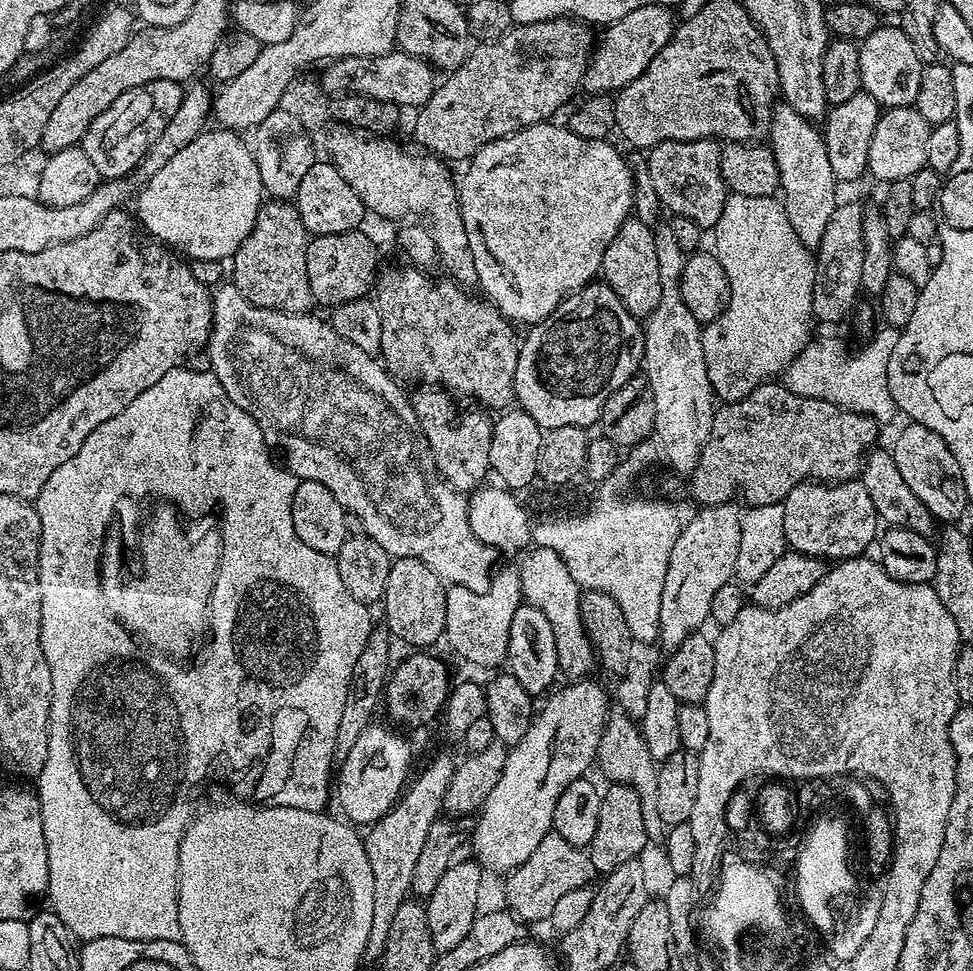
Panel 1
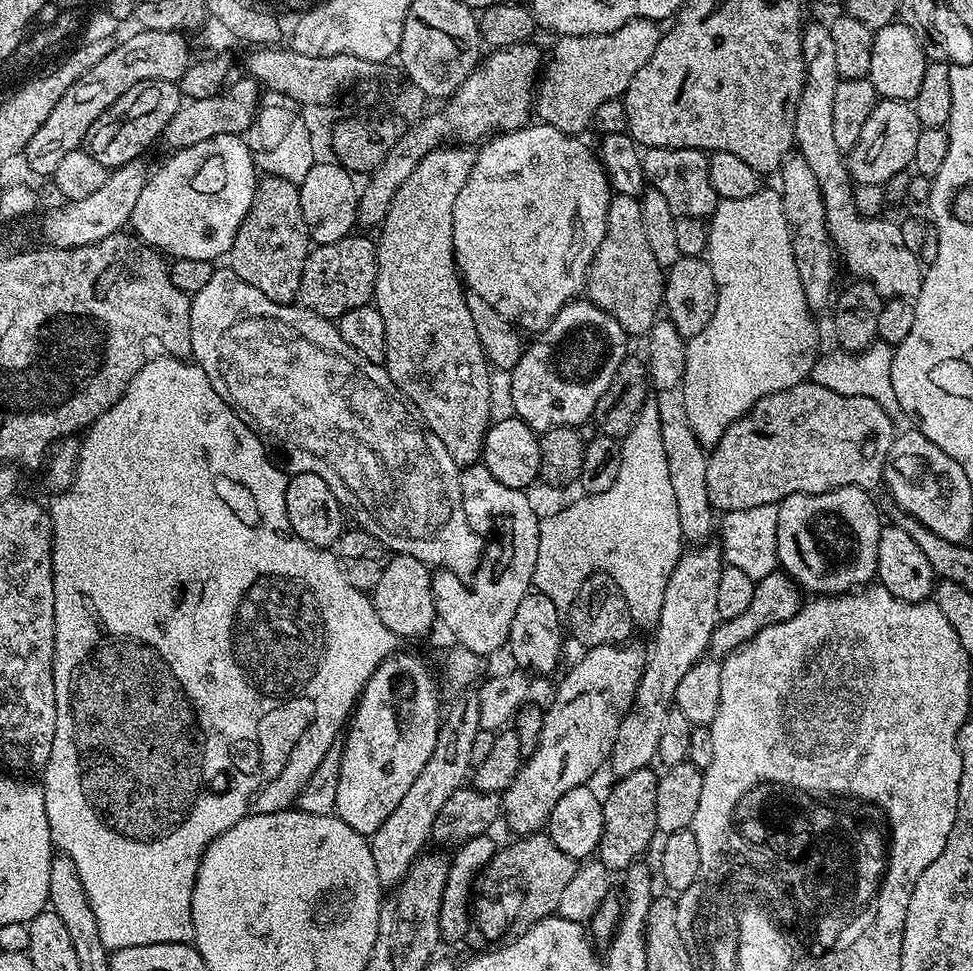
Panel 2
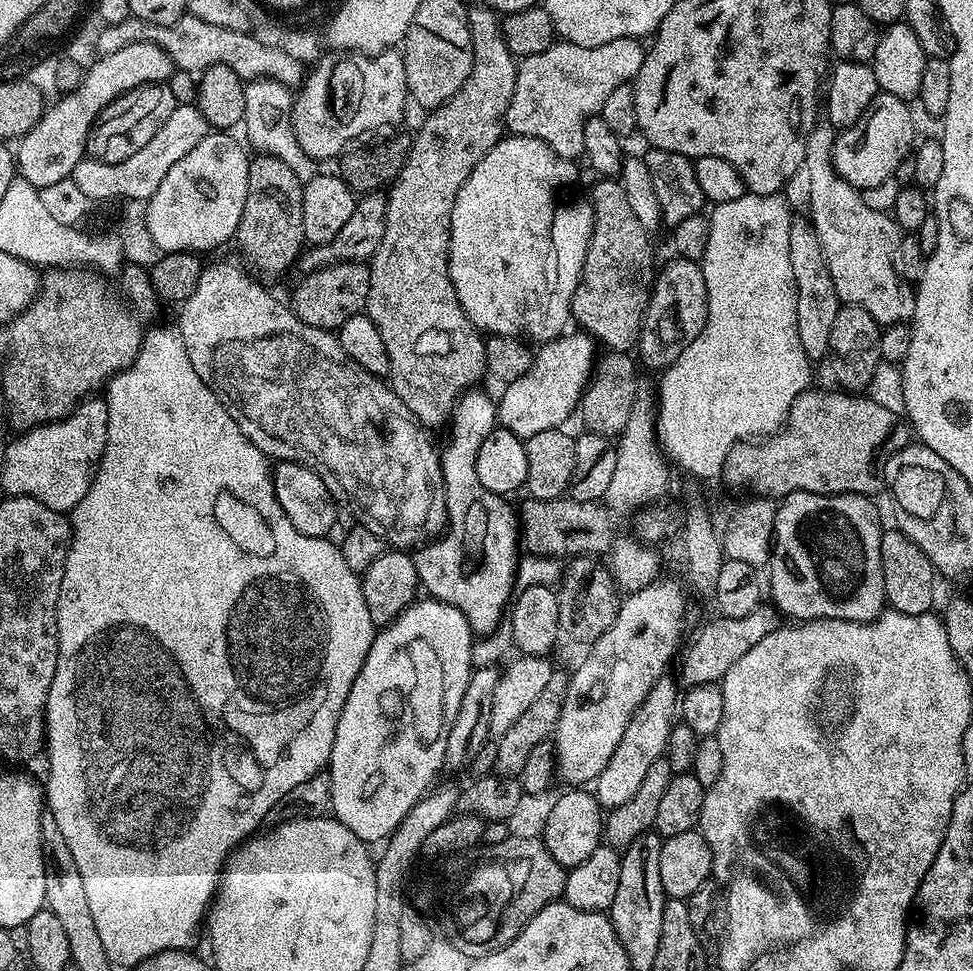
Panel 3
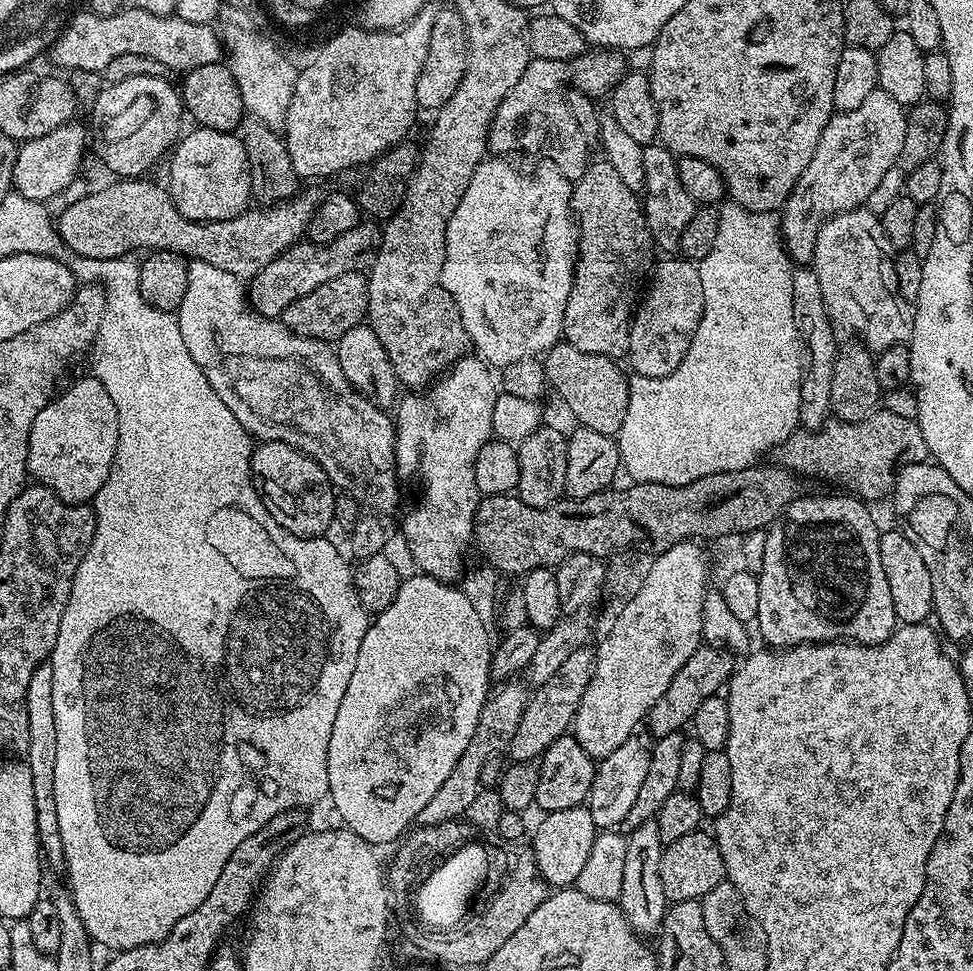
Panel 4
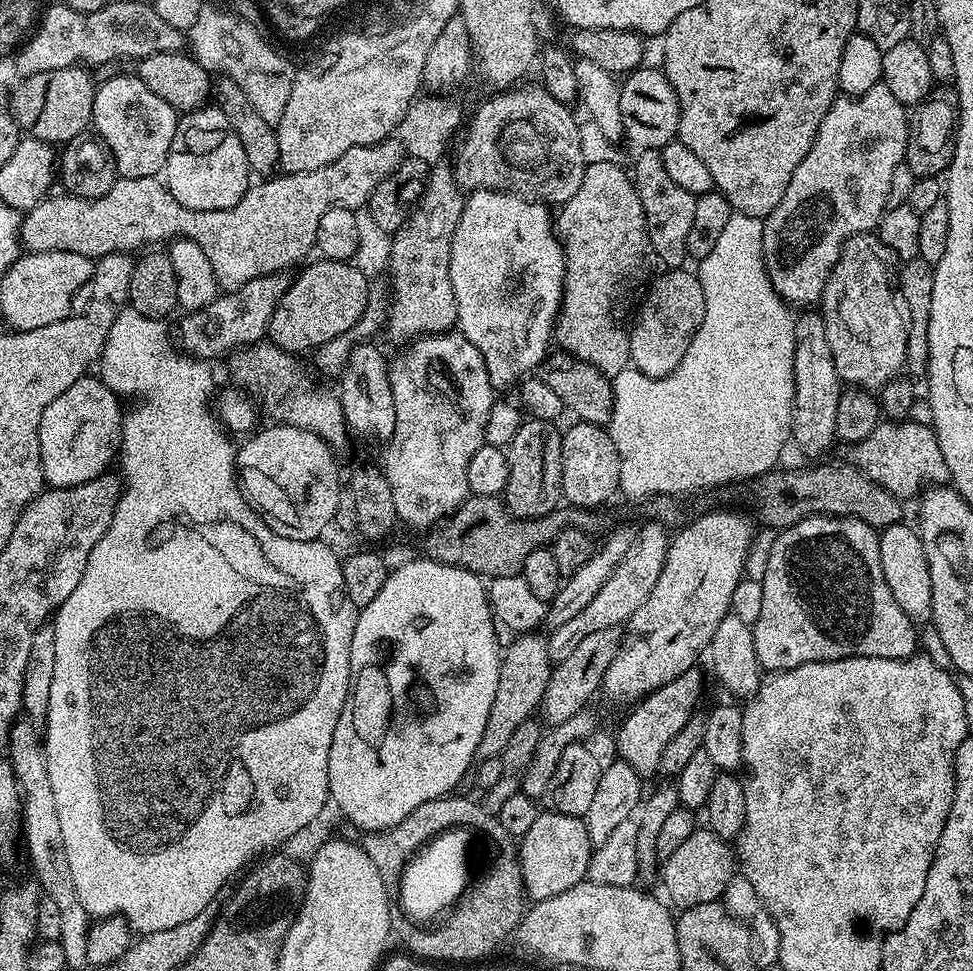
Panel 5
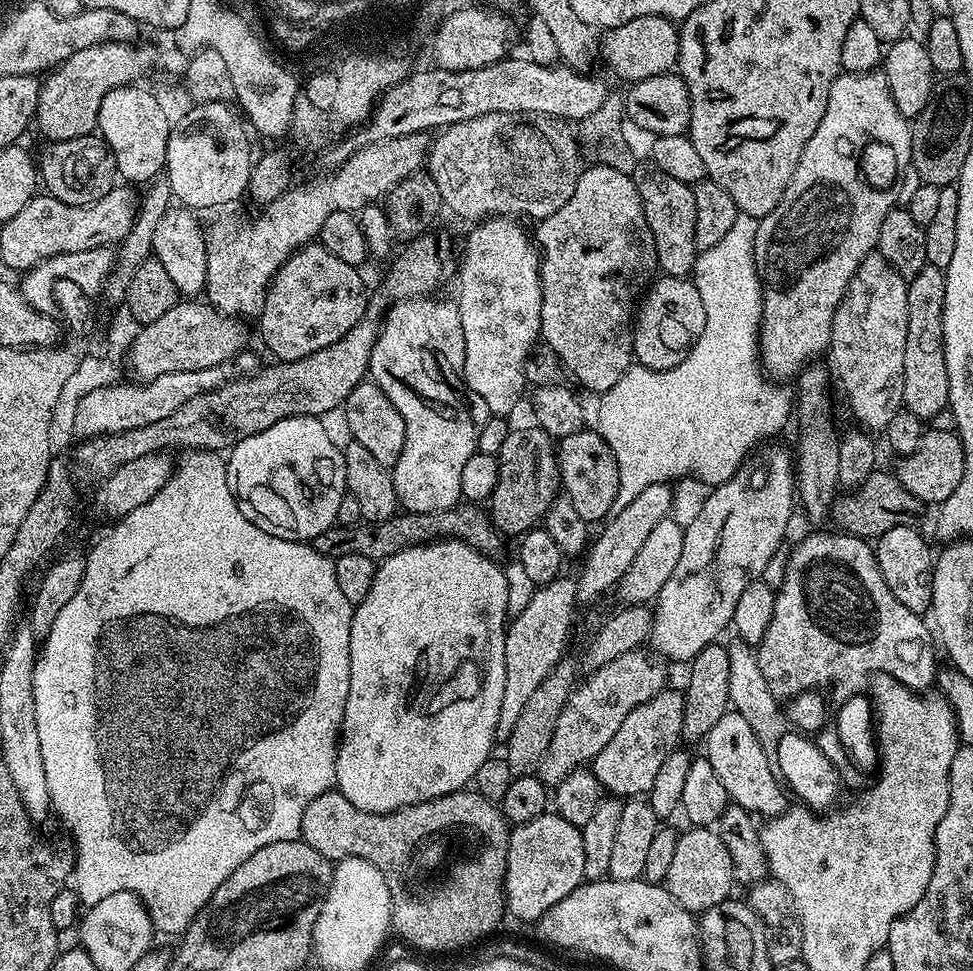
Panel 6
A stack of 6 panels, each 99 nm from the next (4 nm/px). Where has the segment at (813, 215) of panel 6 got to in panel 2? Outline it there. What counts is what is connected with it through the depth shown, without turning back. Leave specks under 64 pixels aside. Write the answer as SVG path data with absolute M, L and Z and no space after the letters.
M877 99L874 110L870 110L870 118L862 125L862 134L858 134L858 142L846 153L848 173L856 184L887 185L888 180L895 178L899 172L912 168L914 149L918 147L920 133L918 114L906 100Z

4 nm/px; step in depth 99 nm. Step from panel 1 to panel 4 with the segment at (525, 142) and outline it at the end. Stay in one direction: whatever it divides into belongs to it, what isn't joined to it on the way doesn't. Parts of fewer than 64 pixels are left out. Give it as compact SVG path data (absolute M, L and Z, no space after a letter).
M485 158L474 170L474 178L470 178L470 186L466 186L466 194L462 194L462 202L458 202L458 210L450 214L446 226L446 250L442 262L442 286L454 298L454 306L458 306L458 314L462 318L462 326L466 330L475 355L493 369L502 370L514 362L543 357L549 348L554 347L561 339L564 331L564 311L566 298L570 298L570 286L576 273L576 249L578 233L576 221L572 215L572 185L555 166L540 168L533 176L519 172L512 164L507 164L504 158Z

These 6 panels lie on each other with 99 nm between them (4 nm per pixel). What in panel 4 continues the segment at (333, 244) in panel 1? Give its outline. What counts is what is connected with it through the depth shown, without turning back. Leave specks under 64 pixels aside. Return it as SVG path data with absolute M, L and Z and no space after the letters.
M351 272L341 274L338 278L330 278L330 282L322 282L310 294L302 294L290 306L286 306L282 322L291 332L306 338L335 342L346 330L365 323L368 315L368 278L365 273Z

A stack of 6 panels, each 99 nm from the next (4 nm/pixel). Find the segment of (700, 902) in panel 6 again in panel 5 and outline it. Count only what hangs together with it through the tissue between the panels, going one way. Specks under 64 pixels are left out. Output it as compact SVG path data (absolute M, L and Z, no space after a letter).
M700 826L694 834L690 834L690 838L686 838L686 842L682 842L682 846L678 846L678 850L674 850L674 854L670 854L670 858L663 860L658 876L664 879L663 895L667 903L673 909L683 910L719 901L730 878L737 872L738 861L733 845L711 832L707 826Z

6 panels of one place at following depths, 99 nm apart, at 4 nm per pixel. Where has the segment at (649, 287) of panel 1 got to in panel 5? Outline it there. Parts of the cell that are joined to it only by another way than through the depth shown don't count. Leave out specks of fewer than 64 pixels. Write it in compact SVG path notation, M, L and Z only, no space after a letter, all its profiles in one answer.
M596 160L593 164L591 161L585 167L582 186L578 186L574 198L559 205L554 227L564 247L564 297L560 299L560 312L556 315L555 343L576 359L597 368L603 376L617 376L629 367L632 358L630 317L638 293L653 275L654 265L650 234L646 230L646 214L642 214L642 202L632 184L631 175L625 169L623 172L612 160Z

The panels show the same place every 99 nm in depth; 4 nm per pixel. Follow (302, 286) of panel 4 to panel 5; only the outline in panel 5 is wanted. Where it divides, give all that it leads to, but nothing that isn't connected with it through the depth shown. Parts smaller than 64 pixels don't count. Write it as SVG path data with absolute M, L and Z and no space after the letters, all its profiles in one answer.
M284 272L266 274L246 282L246 286L233 288L217 295L204 308L184 314L180 320L178 344L187 355L205 362L213 362L219 356L227 357L233 350L255 346L268 335L268 323L282 298L290 280Z

